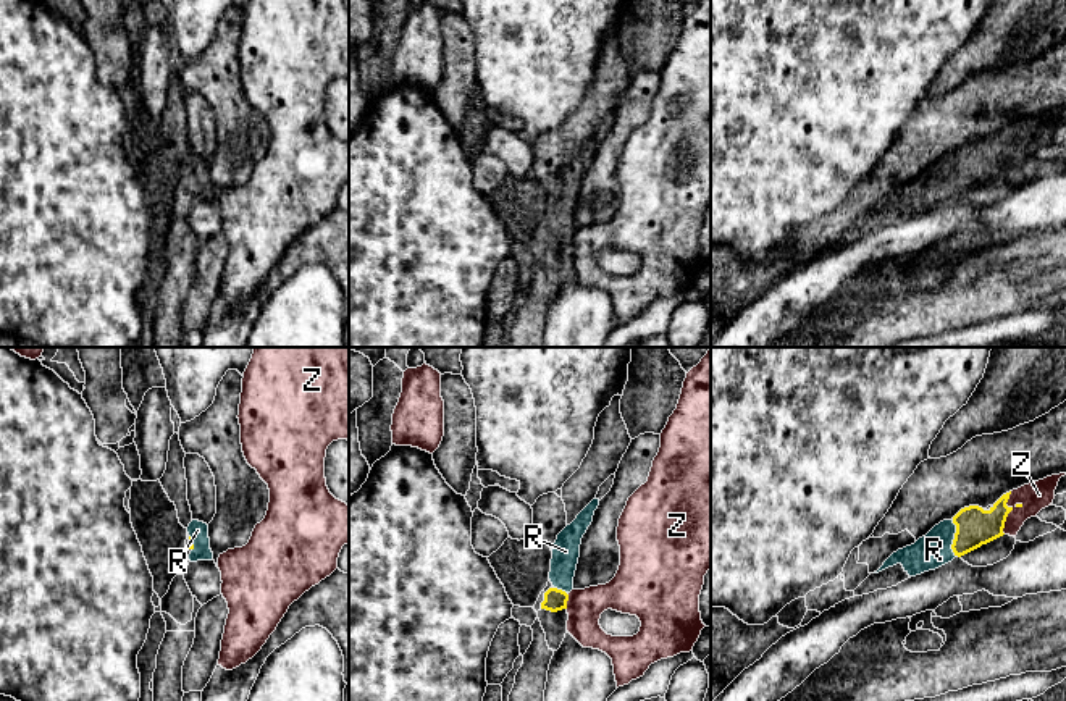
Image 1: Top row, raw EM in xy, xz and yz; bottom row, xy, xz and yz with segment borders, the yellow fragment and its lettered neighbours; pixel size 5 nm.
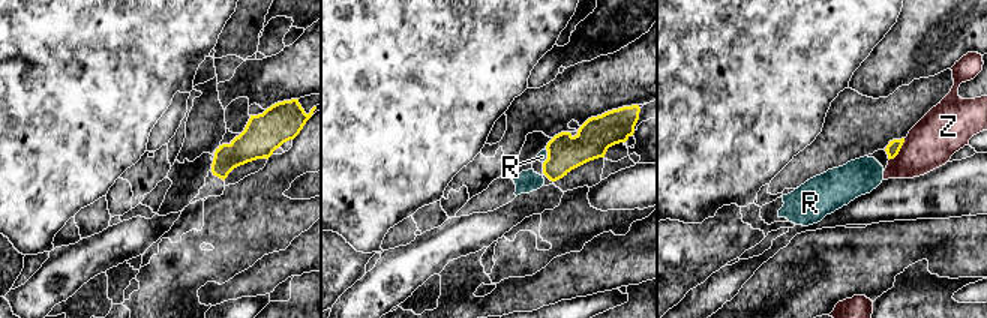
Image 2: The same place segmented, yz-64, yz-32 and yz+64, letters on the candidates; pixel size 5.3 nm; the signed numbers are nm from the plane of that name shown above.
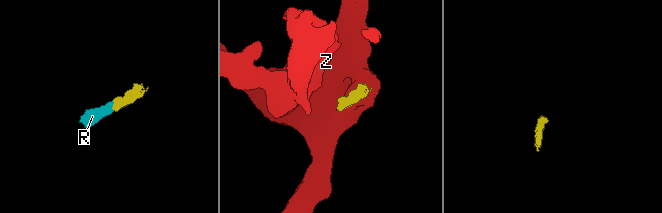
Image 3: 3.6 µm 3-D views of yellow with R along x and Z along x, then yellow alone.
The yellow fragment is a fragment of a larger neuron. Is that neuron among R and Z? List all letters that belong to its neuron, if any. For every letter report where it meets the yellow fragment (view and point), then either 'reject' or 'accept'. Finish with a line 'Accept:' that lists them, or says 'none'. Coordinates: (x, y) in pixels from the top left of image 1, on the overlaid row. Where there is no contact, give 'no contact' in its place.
R: contact yz (955, 538); accept
Z: contact yz (1010, 511); reject
Accept: R

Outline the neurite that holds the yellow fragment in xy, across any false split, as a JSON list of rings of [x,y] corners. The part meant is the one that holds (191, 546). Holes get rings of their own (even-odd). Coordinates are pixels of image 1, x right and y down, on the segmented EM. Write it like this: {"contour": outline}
{"contour": [[[192,520],[187,527],[189,533],[189,560],[212,560],[213,552],[210,549],[208,525],[199,520]]]}

